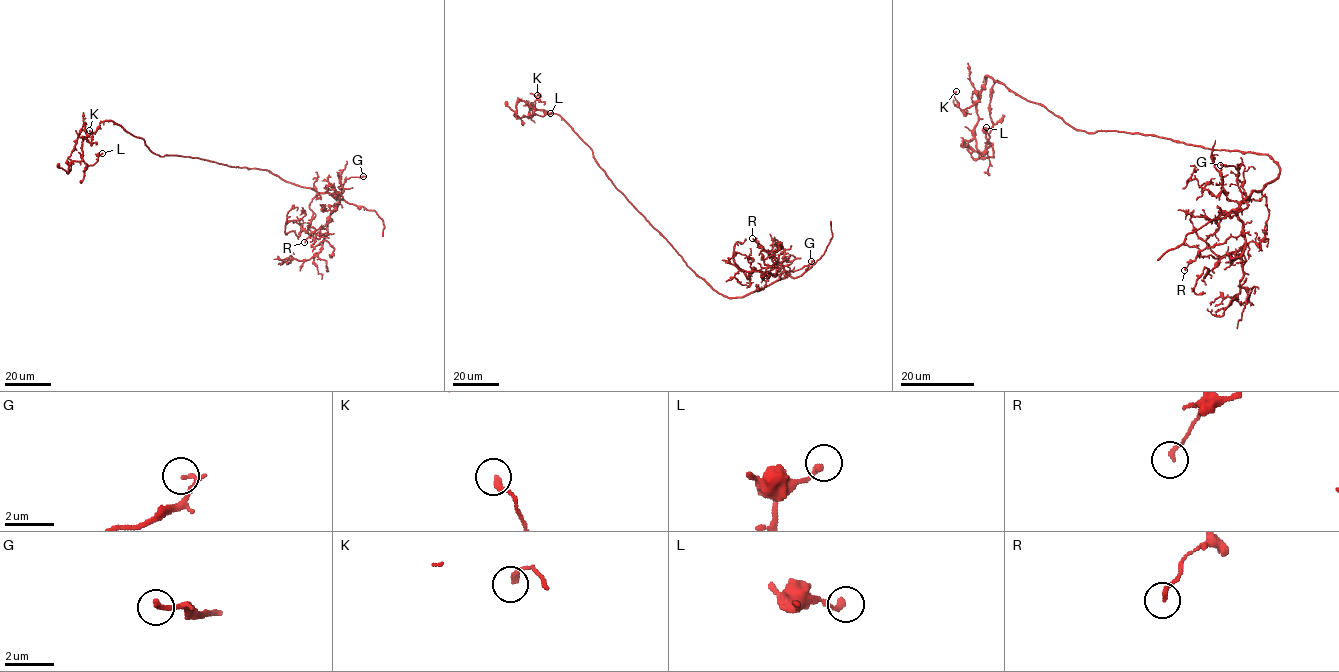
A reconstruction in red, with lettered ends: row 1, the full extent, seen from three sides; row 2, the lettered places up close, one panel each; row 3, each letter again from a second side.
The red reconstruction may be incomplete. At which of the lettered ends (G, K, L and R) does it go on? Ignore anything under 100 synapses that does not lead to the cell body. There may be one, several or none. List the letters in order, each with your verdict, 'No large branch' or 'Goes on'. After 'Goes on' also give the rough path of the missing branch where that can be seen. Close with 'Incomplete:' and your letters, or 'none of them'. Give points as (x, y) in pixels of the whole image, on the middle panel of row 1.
G: No large branch
K: No large branch
L: No large branch
R: No large branch
Incomplete: none of them

